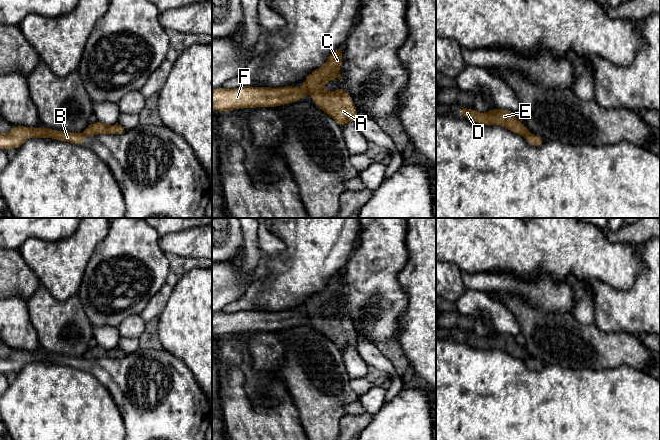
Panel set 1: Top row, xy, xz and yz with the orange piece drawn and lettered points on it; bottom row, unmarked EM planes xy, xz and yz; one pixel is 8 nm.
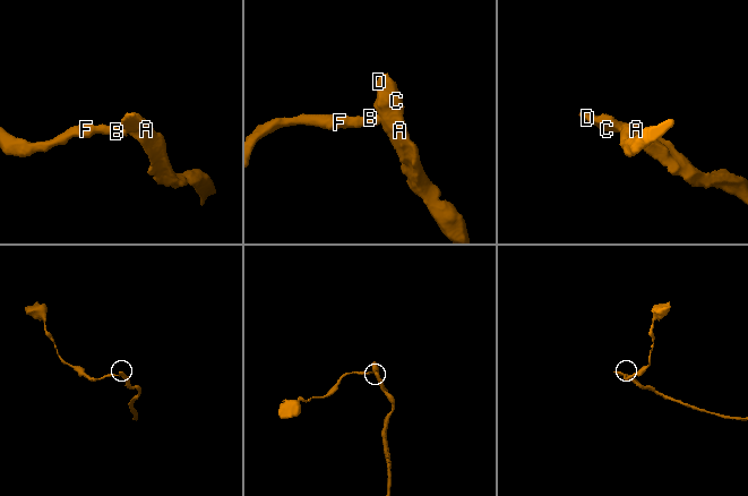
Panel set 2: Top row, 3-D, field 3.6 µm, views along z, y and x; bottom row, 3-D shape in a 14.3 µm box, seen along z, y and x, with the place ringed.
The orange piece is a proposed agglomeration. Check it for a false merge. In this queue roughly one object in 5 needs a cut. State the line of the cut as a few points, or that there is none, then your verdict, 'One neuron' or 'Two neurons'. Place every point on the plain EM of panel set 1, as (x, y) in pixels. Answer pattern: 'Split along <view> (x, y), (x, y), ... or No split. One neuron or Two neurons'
Split along yz (531, 357), (525, 361). Two neurons

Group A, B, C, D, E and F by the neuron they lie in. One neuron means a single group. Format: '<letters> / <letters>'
A C D E / B F

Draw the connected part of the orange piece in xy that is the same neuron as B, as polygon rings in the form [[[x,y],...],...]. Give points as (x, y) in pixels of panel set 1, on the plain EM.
[[[13,350],[8,358],[0,357],[0,372],[4,375],[21,371],[28,362],[52,362],[60,365],[67,365],[78,369],[84,369],[84,359],[78,357],[70,357],[65,355],[57,355],[49,352],[35,352],[25,350]]]

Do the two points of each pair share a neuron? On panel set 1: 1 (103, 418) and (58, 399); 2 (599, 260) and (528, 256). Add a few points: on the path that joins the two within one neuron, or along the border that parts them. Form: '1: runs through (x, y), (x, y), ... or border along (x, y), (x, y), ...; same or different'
1: runs through (92, 418), (77, 418), (69, 410); same
2: runs through (581, 256), (546, 256); same

